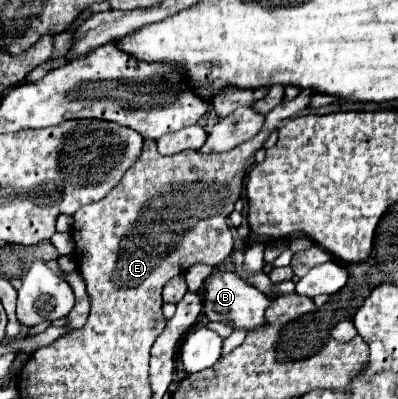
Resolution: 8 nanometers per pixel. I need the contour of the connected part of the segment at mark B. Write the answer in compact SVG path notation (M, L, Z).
M214 271L204 281L204 313L210 321L232 323L232 329L242 329L250 333L260 325L264 325L264 311L268 309L268 305L270 299L262 291L244 283L236 273Z

